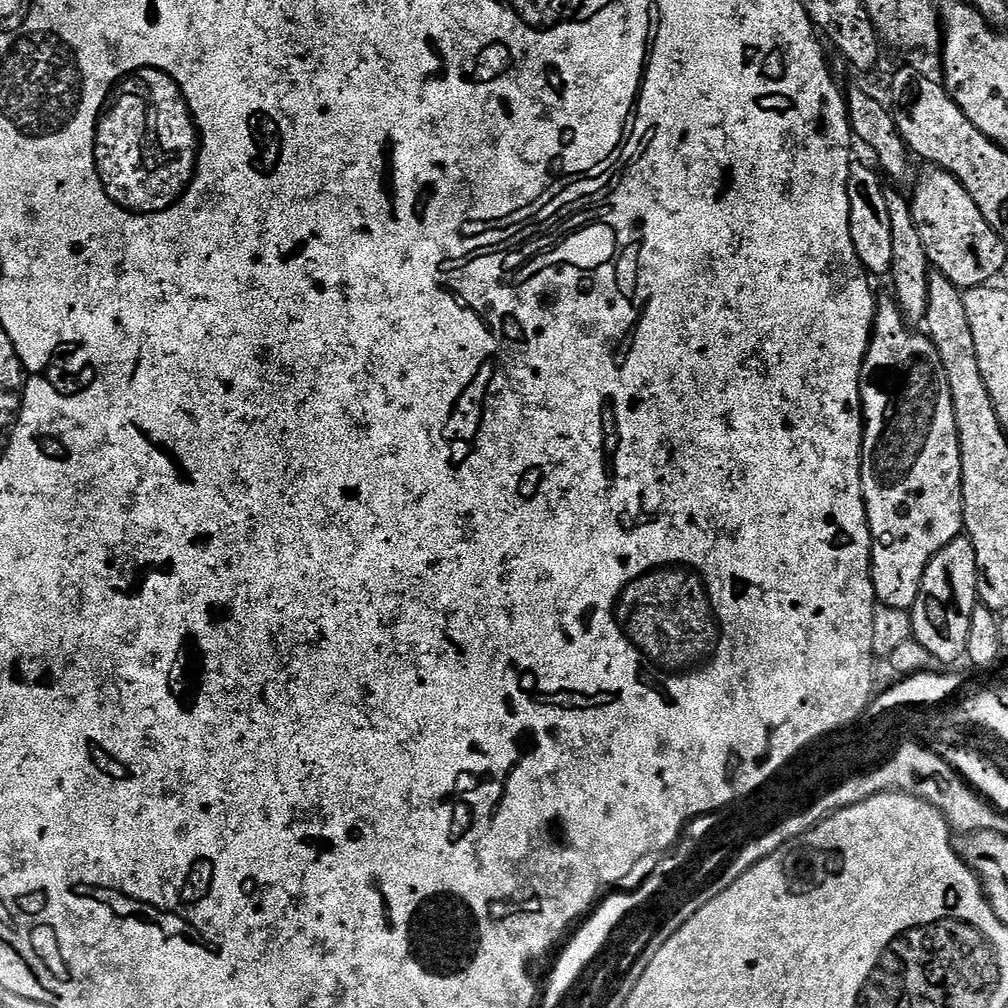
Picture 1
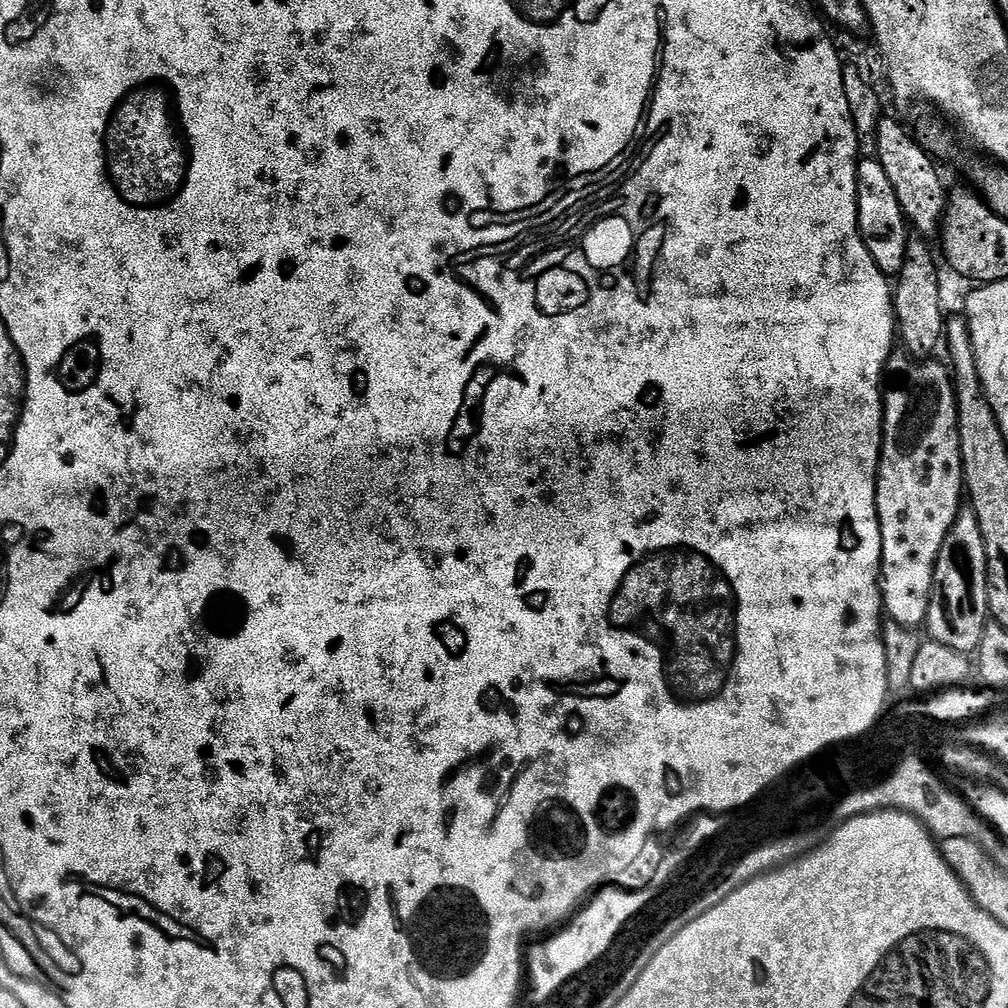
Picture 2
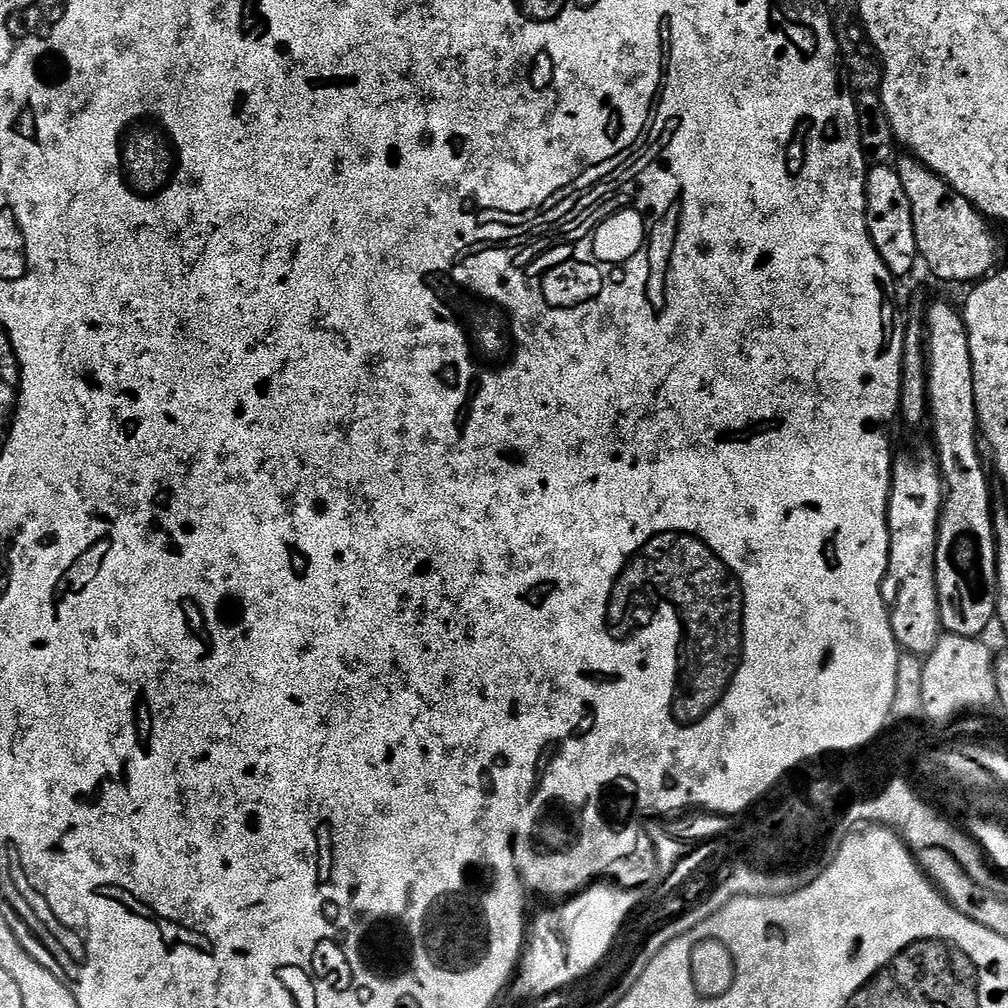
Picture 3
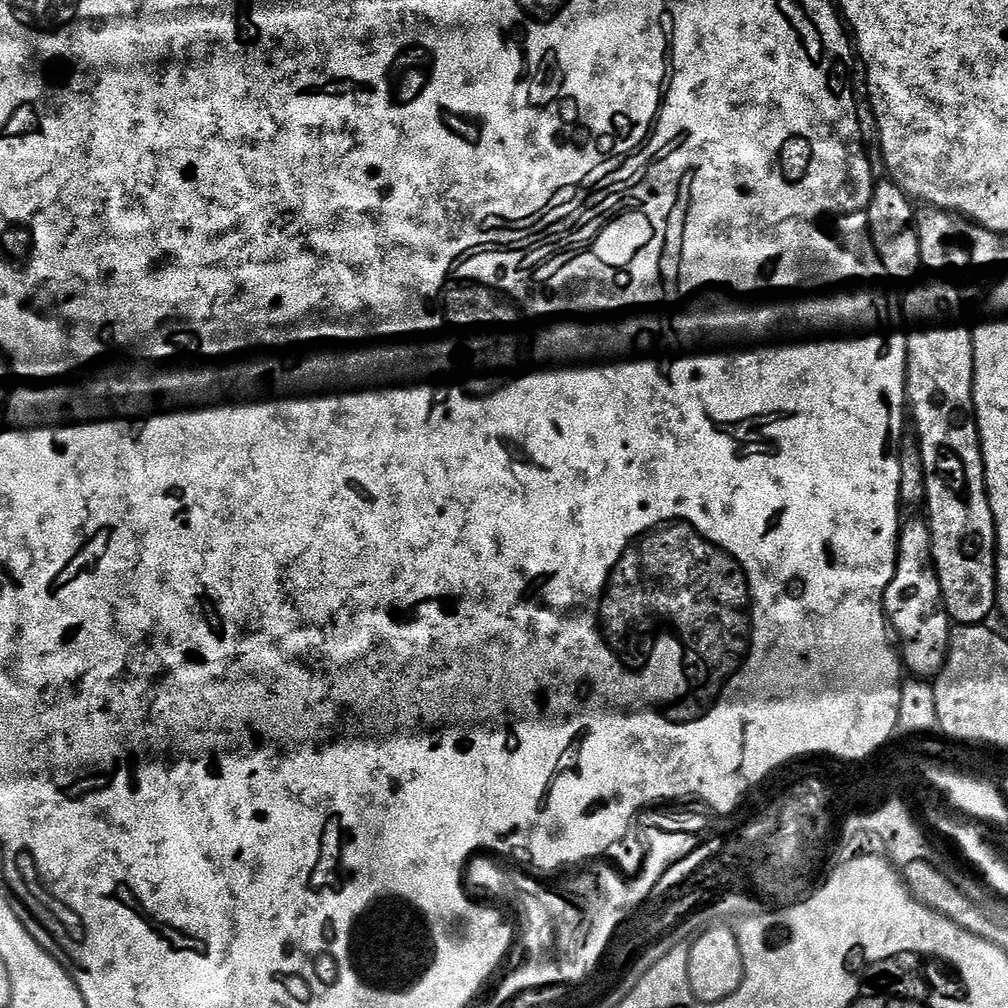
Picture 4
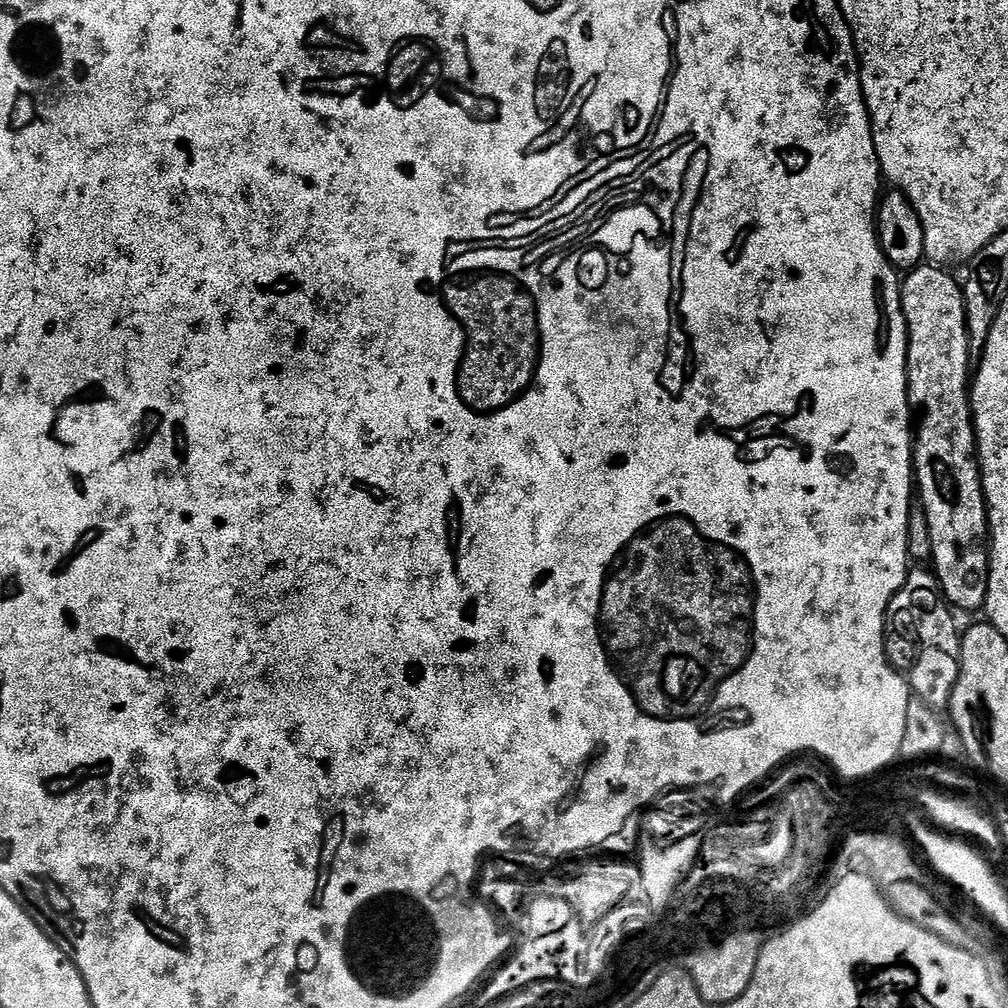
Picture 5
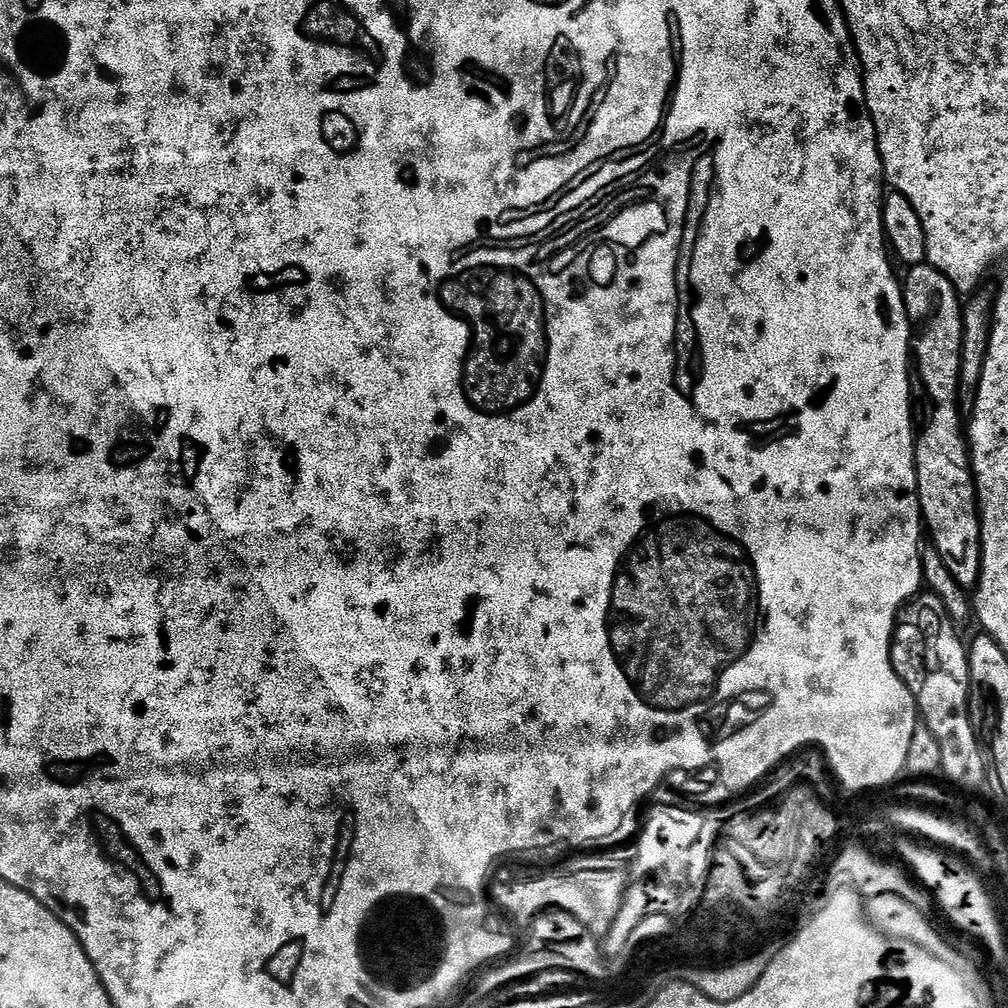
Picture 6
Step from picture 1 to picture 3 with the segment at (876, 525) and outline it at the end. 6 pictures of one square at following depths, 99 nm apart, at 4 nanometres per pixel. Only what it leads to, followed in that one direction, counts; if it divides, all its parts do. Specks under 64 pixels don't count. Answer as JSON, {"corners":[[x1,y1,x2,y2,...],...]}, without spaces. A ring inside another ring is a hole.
{"corners":[[935,455,895,457,892,465,892,489,888,495,890,554,882,582,882,602,888,611,888,621,897,644,904,652,921,658,930,655,942,635,936,589,936,539,945,491,944,478,940,475,940,465]]}

